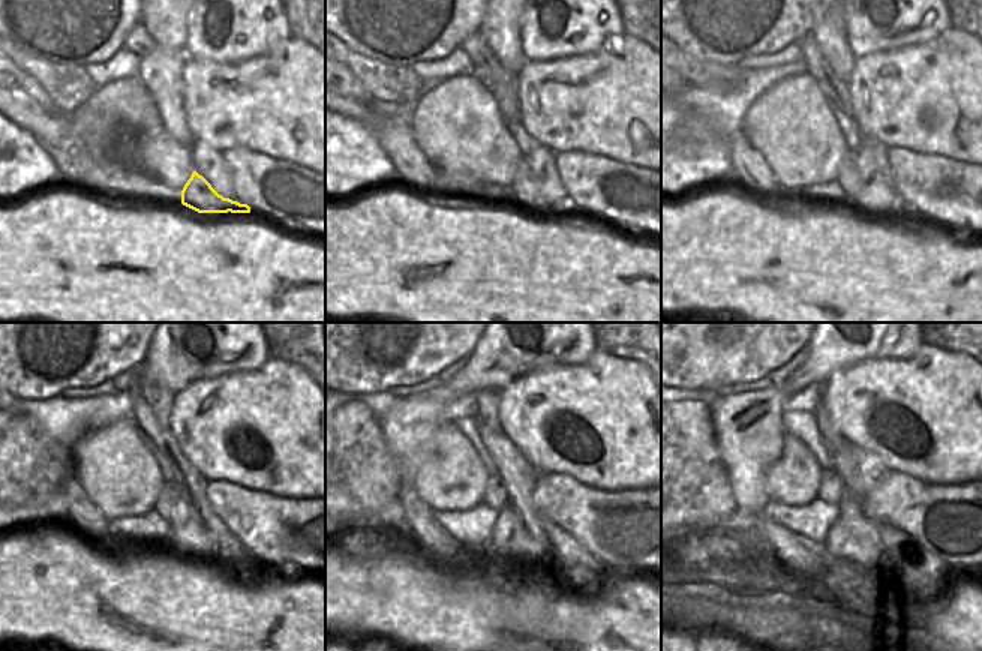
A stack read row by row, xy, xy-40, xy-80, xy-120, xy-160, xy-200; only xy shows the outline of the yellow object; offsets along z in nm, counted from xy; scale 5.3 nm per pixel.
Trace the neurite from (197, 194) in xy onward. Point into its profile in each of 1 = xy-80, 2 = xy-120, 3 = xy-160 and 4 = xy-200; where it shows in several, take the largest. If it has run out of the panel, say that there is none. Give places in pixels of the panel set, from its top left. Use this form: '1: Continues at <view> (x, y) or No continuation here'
1: Continues at xy-80 (849, 177)
2: Continues at xy-120 (168, 497)
3: Continues at xy-160 (495, 495)
4: Continues at xy-200 (831, 491).

